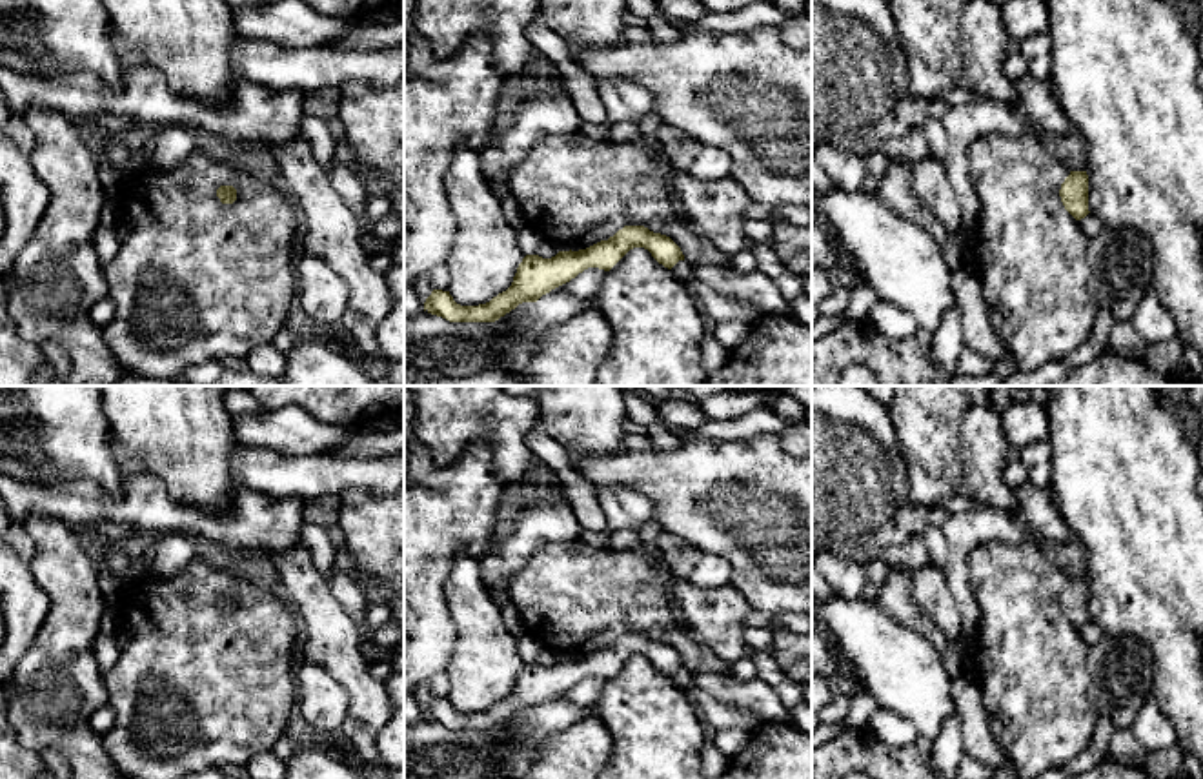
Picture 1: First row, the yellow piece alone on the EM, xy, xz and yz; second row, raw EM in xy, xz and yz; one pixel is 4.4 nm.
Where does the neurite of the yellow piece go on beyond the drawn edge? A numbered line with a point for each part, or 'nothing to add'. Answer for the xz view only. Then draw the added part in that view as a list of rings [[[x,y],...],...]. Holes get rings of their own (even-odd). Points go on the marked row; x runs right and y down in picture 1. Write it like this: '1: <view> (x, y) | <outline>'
nothing to add

